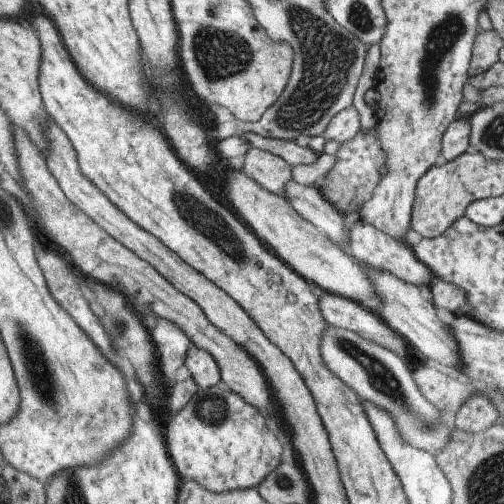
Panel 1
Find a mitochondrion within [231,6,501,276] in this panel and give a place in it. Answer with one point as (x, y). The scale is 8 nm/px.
(442, 39)

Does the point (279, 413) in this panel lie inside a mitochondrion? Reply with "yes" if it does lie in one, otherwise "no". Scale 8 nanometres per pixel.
no

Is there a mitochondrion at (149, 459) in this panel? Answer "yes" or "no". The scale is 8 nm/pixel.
no

